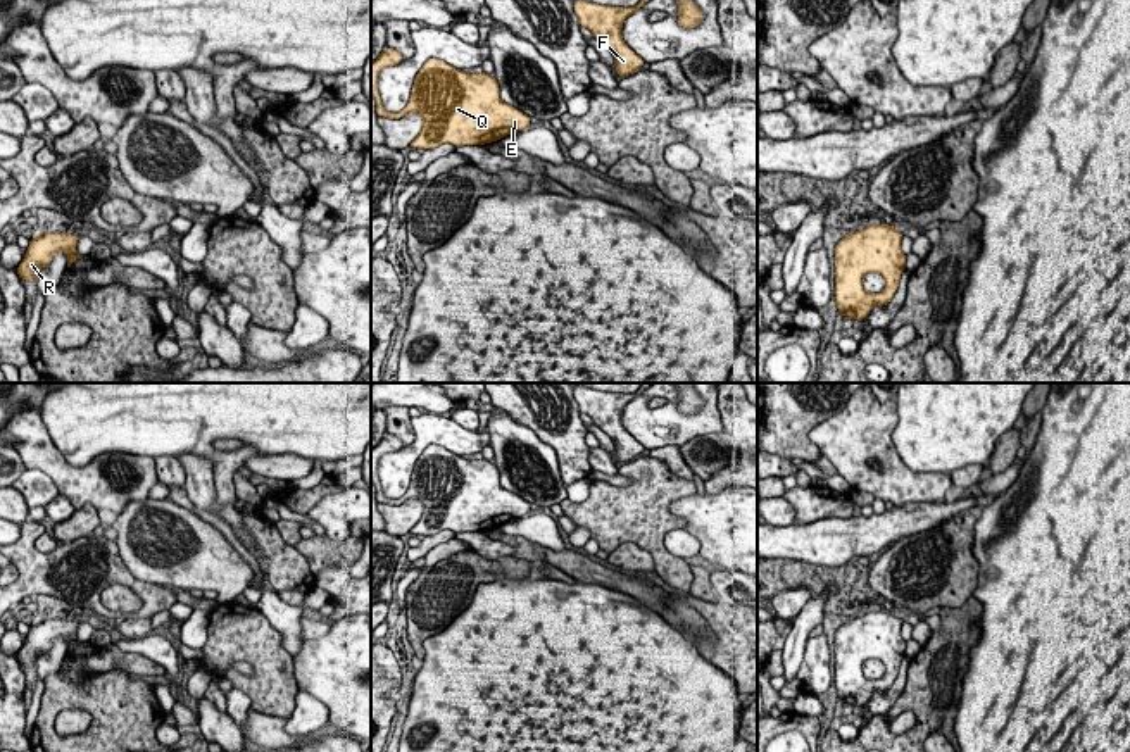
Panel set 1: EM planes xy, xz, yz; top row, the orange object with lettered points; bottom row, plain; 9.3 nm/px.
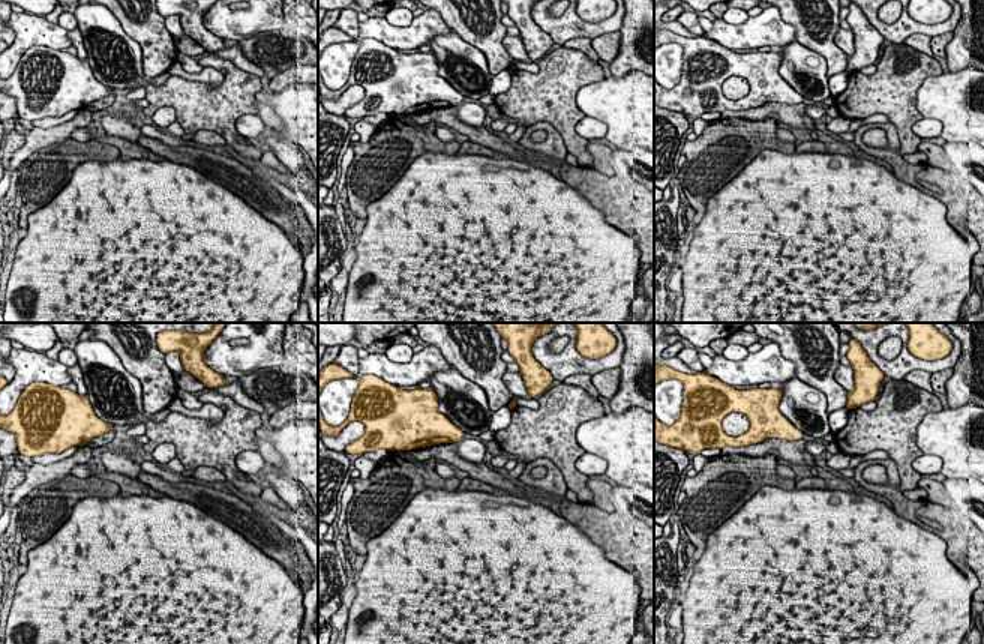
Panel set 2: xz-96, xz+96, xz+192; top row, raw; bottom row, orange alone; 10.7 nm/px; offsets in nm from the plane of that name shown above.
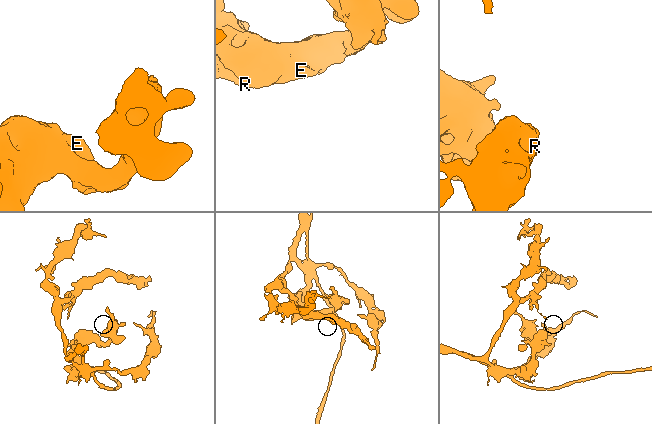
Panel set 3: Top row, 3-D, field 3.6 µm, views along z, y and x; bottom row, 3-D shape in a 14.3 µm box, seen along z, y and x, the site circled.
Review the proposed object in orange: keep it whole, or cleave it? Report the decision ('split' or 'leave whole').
leave whole

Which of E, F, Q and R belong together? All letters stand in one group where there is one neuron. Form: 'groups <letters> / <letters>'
groups E F Q R

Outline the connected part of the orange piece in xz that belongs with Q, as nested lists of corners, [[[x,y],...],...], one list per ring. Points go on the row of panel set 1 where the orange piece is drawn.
[[[385,47],[371,62],[371,97],[378,117],[400,119],[407,114],[423,117],[421,131],[409,145],[412,150],[428,150],[442,143],[485,145],[530,128],[531,117],[500,98],[495,76],[469,74],[435,57],[416,74],[407,105],[399,112],[385,110],[376,86],[378,76],[385,67],[402,60],[400,52]]]

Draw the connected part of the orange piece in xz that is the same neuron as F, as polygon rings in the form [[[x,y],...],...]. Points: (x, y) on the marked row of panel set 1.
[[[574,0],[573,10],[578,24],[590,29],[614,57],[618,76],[625,78],[642,69],[645,60],[637,55],[623,40],[621,28],[626,17],[640,10],[649,0],[635,7],[599,5],[588,0]]]

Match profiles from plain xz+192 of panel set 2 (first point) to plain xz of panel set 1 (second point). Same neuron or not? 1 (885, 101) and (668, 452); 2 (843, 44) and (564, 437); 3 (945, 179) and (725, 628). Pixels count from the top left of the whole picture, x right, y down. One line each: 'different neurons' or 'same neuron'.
1: different neurons
2: different neurons
3: same neuron

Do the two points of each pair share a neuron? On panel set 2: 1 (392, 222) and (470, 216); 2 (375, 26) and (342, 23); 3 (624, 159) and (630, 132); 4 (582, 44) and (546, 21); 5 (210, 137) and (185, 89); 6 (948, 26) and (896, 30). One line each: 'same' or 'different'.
1: same
2: different
3: different
4: different
5: different
6: same

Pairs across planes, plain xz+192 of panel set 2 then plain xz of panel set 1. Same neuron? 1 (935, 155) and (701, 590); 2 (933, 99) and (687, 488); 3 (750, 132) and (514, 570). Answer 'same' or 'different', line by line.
1: same
2: different
3: same

